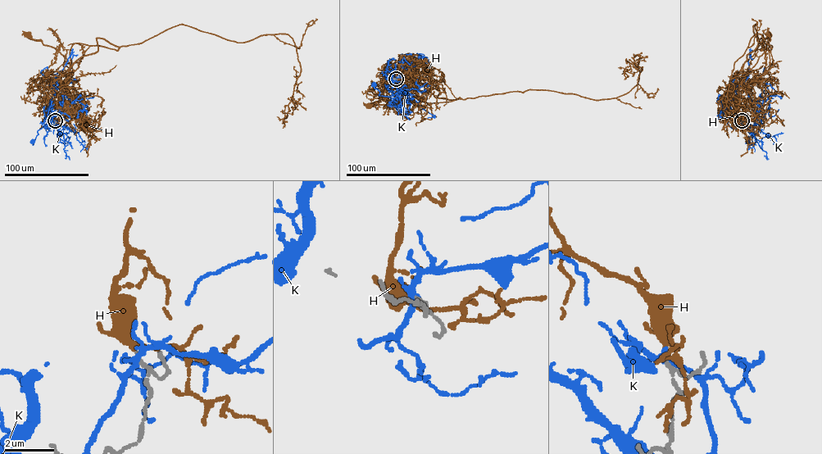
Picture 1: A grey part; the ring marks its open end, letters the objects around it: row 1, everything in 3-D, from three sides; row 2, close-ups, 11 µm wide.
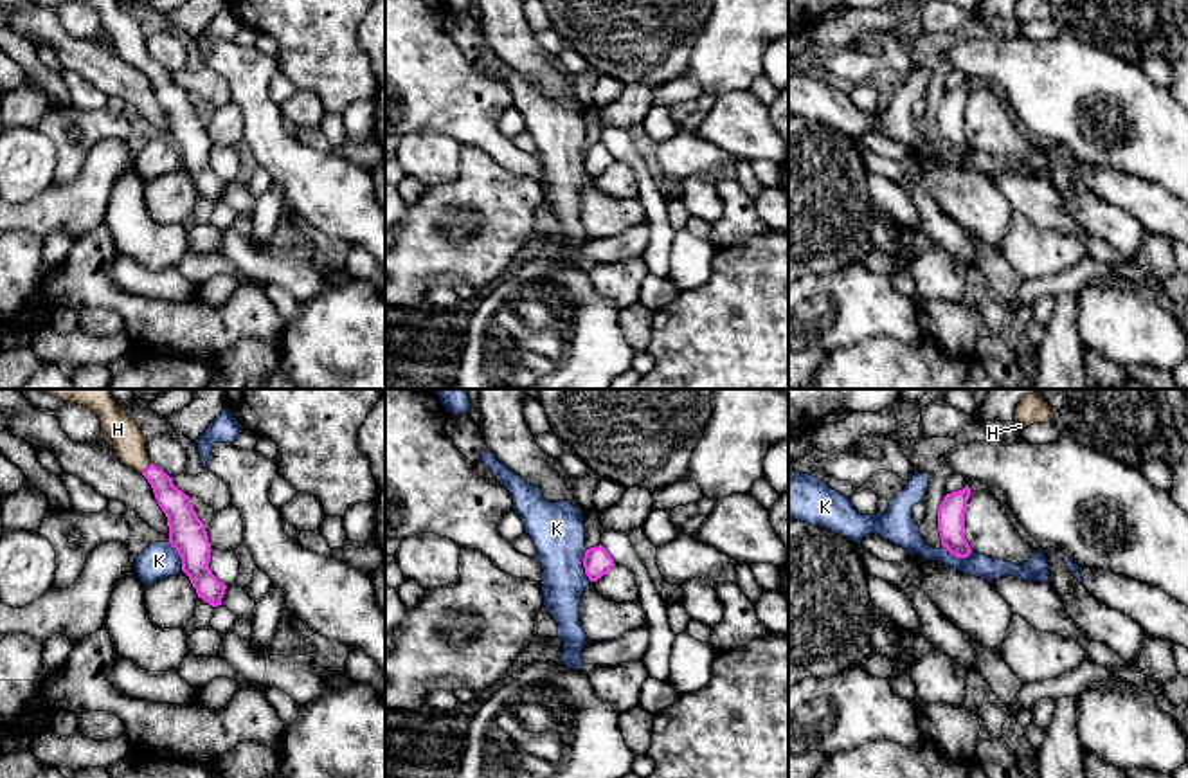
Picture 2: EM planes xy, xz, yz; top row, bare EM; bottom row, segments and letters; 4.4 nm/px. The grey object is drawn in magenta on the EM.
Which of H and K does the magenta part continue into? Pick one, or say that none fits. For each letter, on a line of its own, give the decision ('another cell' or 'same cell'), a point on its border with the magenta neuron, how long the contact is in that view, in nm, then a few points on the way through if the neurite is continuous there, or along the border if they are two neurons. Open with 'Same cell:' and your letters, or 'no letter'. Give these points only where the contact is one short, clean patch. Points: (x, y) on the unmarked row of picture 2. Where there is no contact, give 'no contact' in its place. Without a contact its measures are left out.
Same cell: H
H: same cell; contact xy (148, 63); length 70 nm; way xy (177, 103), (148, 63), (117, 26)
K: another cell; contact xz (584, 162); length 150 nm; border xz (585, 146), (584, 170), (591, 177)

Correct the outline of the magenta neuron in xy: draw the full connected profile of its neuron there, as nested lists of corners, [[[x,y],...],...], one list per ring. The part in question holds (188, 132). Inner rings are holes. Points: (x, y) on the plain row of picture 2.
[[[77,0],[92,5],[101,18],[101,36],[130,65],[142,70],[153,85],[155,95],[167,113],[169,140],[182,155],[182,167],[189,173],[198,194],[212,204],[221,202],[227,182],[211,167],[211,139],[205,121],[198,115],[189,92],[178,86],[162,65],[148,52],[146,38],[133,13],[119,0]]]

